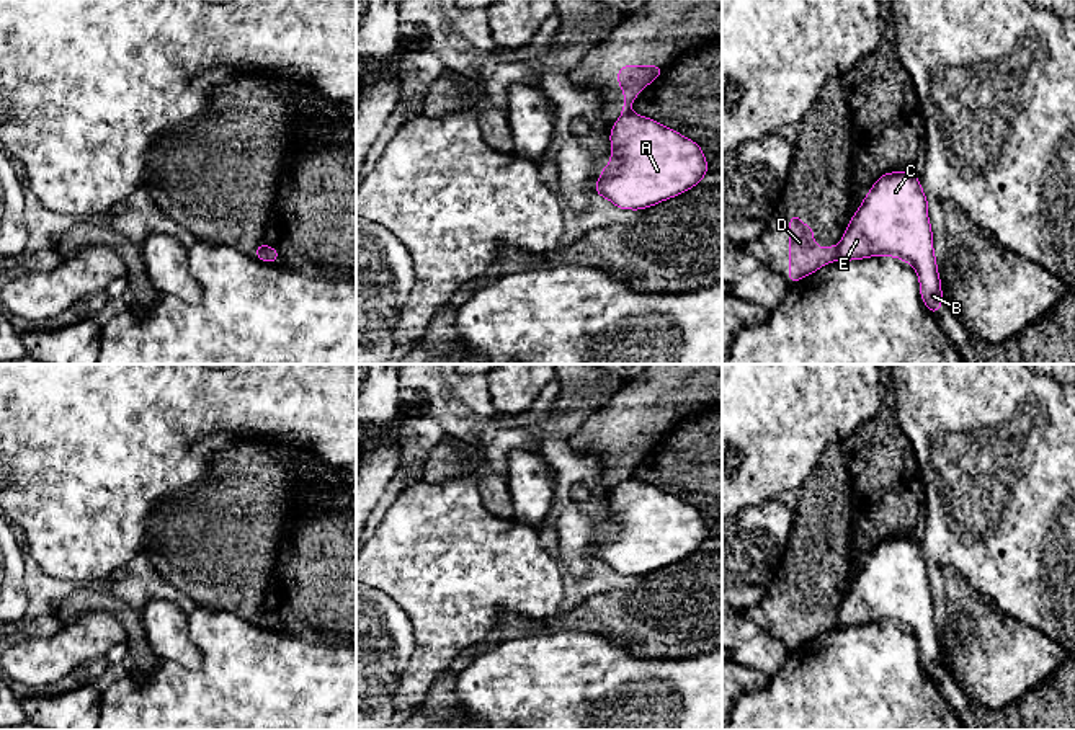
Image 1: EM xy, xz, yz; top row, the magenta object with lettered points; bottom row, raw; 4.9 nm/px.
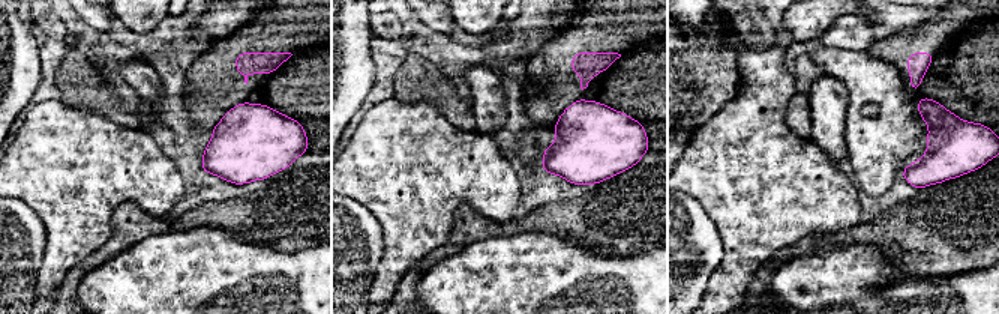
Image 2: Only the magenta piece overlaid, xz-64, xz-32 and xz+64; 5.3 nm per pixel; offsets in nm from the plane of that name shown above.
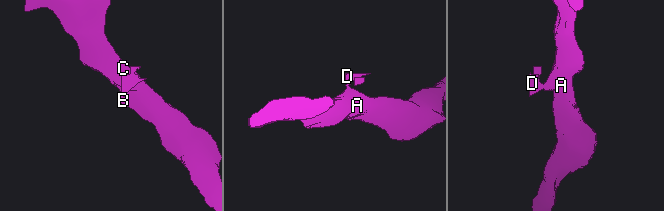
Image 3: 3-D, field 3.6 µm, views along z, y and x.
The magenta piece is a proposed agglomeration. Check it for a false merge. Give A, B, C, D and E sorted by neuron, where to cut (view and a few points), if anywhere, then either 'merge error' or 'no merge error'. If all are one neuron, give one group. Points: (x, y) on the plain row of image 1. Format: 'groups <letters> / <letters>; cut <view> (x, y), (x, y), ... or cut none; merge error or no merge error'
groups A B C E / D; cut yz (837, 611), (838, 624); merge error

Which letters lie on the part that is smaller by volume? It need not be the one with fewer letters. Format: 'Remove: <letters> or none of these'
Remove: D

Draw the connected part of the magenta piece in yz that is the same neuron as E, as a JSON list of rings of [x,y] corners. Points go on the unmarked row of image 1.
[[[884,539],[853,580],[838,609],[838,625],[869,622],[894,622],[910,629],[920,647],[923,670],[933,681],[939,679],[944,663],[933,614],[928,562],[918,541]]]

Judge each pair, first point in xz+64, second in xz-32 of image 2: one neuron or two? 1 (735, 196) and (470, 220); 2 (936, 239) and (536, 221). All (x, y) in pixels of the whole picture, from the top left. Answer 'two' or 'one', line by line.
1: two
2: one

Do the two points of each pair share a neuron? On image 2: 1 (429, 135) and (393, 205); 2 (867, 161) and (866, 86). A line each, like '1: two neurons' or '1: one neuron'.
1: one neuron
2: one neuron

